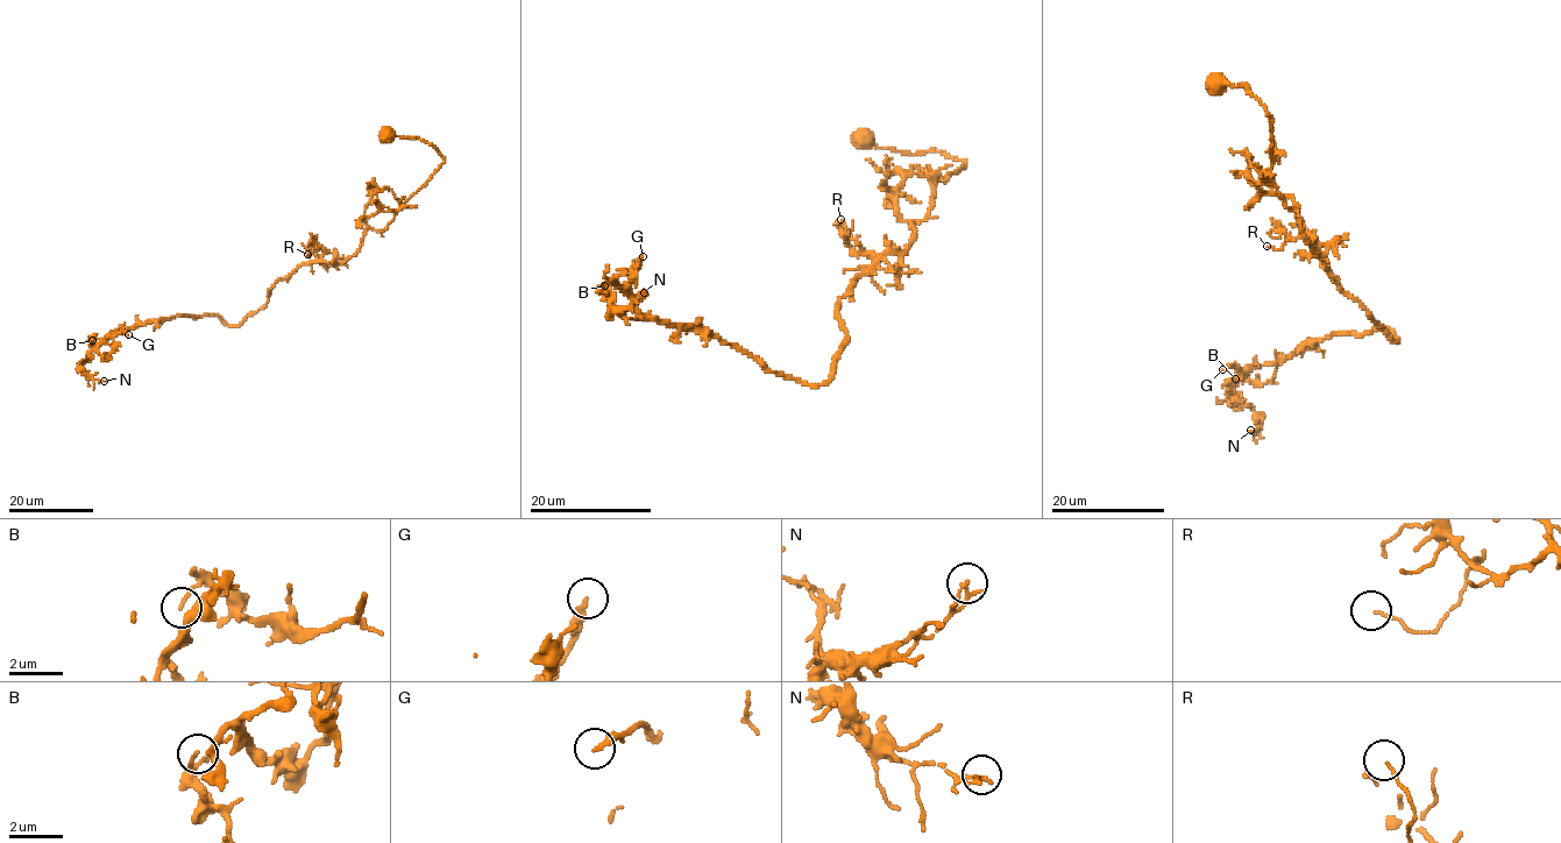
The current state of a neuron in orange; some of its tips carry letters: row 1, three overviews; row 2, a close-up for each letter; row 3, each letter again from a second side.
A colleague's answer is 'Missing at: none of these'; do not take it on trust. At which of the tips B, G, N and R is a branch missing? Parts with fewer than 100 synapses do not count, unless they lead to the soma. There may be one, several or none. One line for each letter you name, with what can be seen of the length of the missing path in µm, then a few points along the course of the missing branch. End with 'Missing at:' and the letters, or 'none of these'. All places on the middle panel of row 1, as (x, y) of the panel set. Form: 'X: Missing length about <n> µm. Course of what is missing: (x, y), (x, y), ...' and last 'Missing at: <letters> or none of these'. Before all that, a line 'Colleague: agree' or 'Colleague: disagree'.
Colleague: agree
Missing at: none of these

